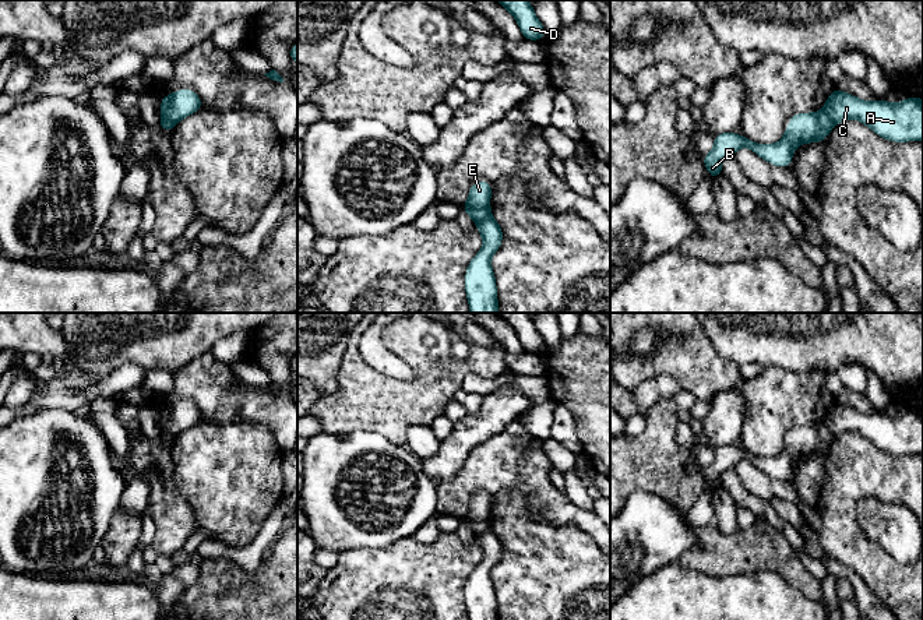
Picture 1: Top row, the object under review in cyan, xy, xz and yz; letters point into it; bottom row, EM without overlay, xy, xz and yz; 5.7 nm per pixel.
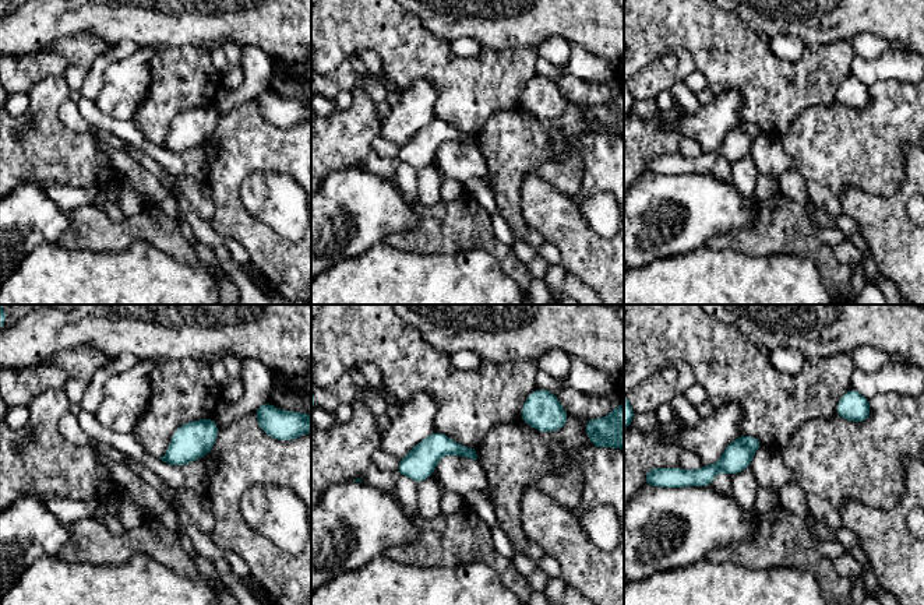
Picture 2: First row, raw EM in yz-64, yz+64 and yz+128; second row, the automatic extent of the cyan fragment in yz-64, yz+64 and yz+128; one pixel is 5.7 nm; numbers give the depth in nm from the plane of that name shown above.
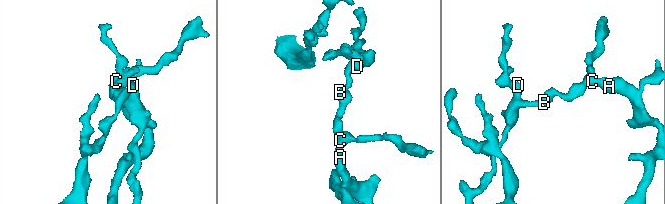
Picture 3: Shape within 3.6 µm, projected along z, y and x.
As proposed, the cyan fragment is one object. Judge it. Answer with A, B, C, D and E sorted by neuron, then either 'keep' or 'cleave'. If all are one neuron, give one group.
groups A C / B D E; cleave

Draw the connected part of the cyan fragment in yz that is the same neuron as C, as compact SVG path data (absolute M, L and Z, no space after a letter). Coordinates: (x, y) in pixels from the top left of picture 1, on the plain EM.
M835 401L822 425L832 437L857 431L894 455L923 454L923 412L906 409L896 418L887 413L866 415Z

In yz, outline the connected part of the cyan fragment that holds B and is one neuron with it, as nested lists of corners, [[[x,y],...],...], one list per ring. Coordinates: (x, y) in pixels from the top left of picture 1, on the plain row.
[[[820,423],[815,426],[796,426],[792,429],[783,451],[776,457],[761,458],[746,448],[739,450],[733,444],[722,445],[714,451],[714,464],[702,468],[708,487],[714,492],[722,487],[722,473],[734,468],[741,461],[750,461],[771,478],[789,480],[793,462],[804,455],[820,455],[825,452],[832,441],[832,434]]]

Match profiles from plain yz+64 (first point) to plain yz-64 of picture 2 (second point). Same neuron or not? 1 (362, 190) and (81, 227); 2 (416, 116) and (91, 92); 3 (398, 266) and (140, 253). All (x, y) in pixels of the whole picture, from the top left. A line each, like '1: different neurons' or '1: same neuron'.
1: different neurons
2: different neurons
3: same neuron

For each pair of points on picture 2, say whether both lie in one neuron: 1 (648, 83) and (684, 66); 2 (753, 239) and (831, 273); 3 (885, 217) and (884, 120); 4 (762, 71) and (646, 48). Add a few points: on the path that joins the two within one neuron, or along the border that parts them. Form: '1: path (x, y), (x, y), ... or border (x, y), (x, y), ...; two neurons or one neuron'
1: path (656, 78), (667, 78), (676, 74); one neuron
2: path (772, 239), (800, 239), (814, 253); one neuron
3: border (906, 173), (900, 187), (887, 197), (854, 187); two neurons
4: path (733, 53), (716, 39), (676, 39); one neuron

